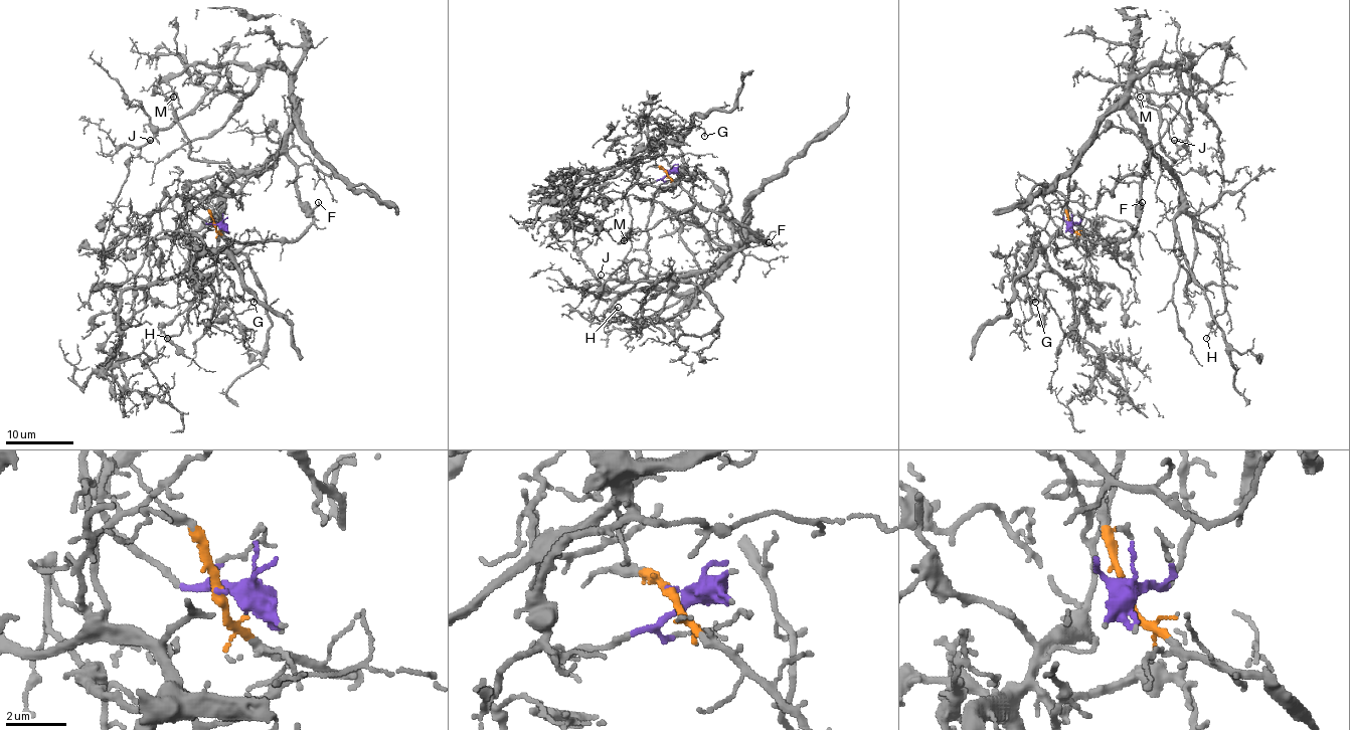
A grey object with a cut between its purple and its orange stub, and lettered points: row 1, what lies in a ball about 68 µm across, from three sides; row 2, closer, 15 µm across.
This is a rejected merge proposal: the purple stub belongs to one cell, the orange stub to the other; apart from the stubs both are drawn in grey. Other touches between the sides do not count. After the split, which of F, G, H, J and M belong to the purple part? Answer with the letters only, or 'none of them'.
G

